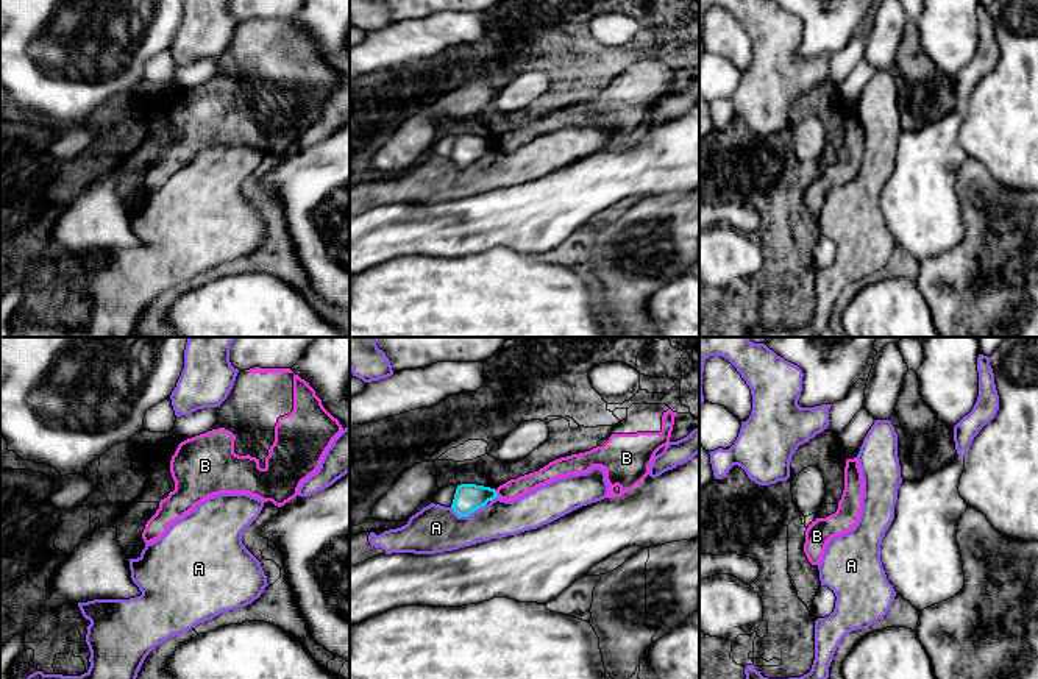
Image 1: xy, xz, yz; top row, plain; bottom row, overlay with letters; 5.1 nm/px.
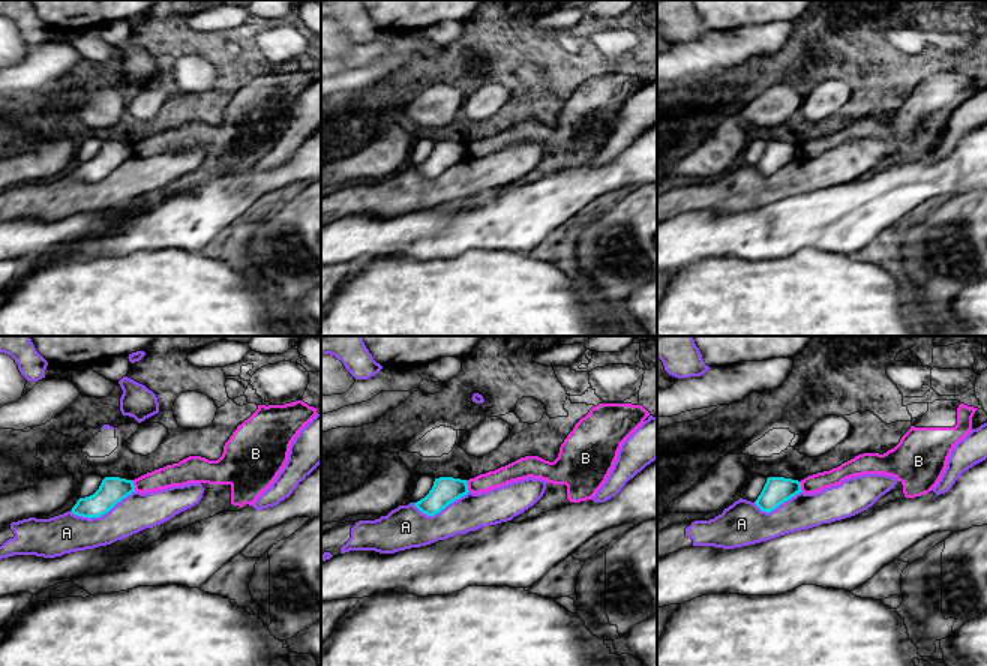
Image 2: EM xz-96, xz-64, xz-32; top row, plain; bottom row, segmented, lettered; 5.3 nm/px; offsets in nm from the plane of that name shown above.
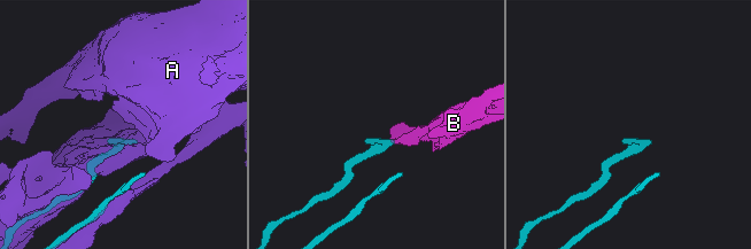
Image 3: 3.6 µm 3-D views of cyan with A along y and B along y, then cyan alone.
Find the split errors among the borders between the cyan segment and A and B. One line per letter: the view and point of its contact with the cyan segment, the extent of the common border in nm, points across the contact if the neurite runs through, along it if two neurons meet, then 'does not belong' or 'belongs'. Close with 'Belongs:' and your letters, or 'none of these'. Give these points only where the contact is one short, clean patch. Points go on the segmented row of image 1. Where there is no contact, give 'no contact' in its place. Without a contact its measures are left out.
A: meets cyan in xz at (467, 515); contact 190 nm long; does not belong
B: meets cyan in xz at (495, 494); contact 40 nm long; border along xz (495, 490), (498, 497); does not belong
Belongs: none of these

